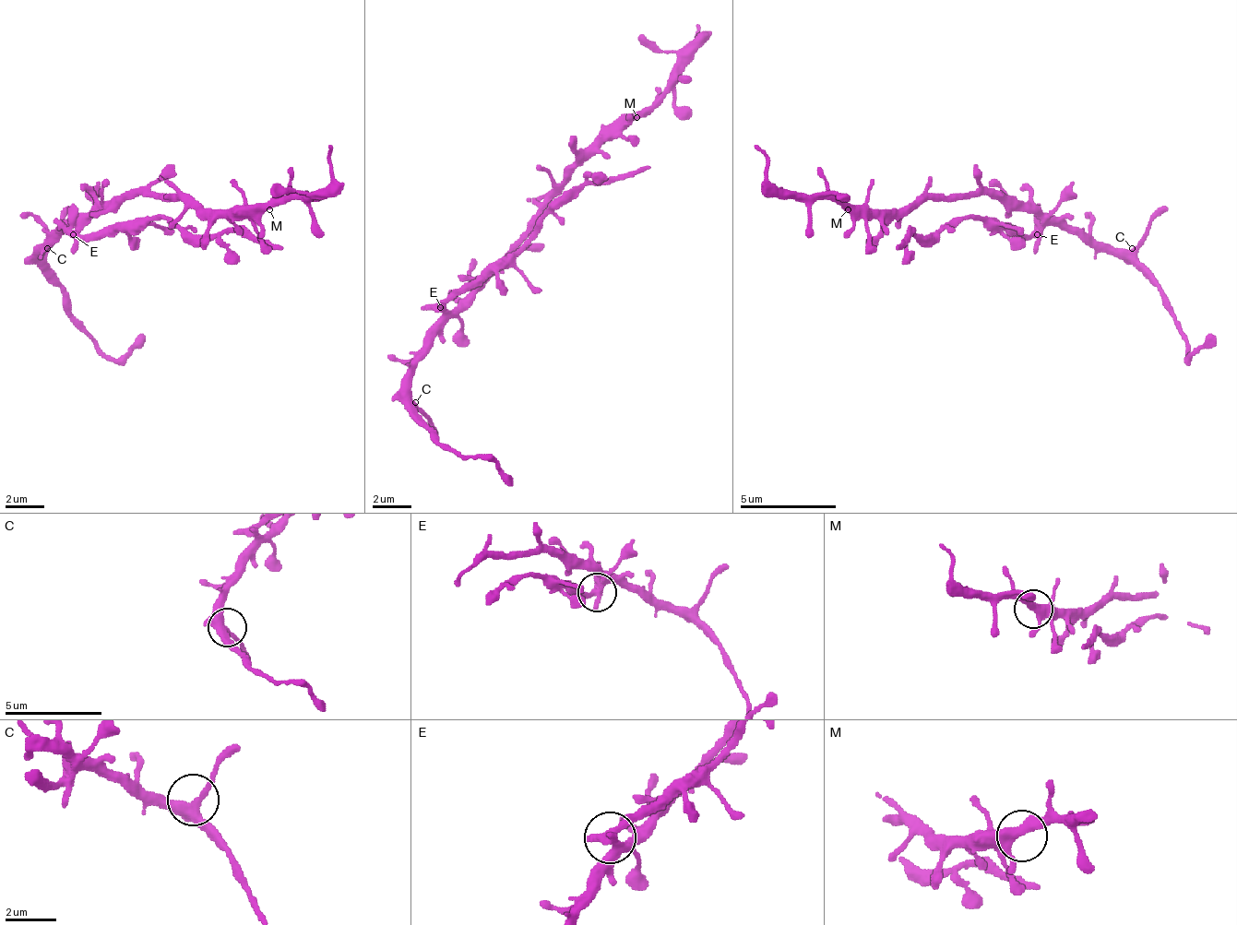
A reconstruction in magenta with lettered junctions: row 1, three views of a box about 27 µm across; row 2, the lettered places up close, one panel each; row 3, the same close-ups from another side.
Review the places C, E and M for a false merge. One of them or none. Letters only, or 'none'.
E

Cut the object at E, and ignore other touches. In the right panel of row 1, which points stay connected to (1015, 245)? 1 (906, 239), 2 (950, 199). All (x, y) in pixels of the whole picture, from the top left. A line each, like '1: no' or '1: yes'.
1: yes
2: no

